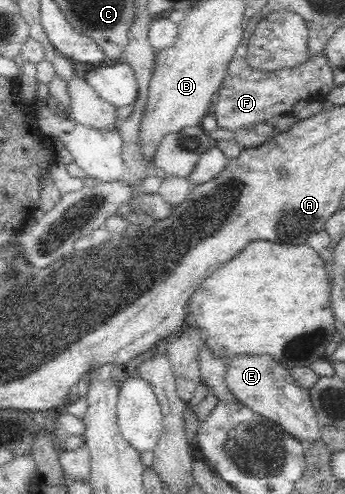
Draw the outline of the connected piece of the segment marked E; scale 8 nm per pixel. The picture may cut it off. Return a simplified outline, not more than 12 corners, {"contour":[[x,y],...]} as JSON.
{"contour":[[267,355],[231,357],[238,402],[311,445],[322,424],[308,389]]}

